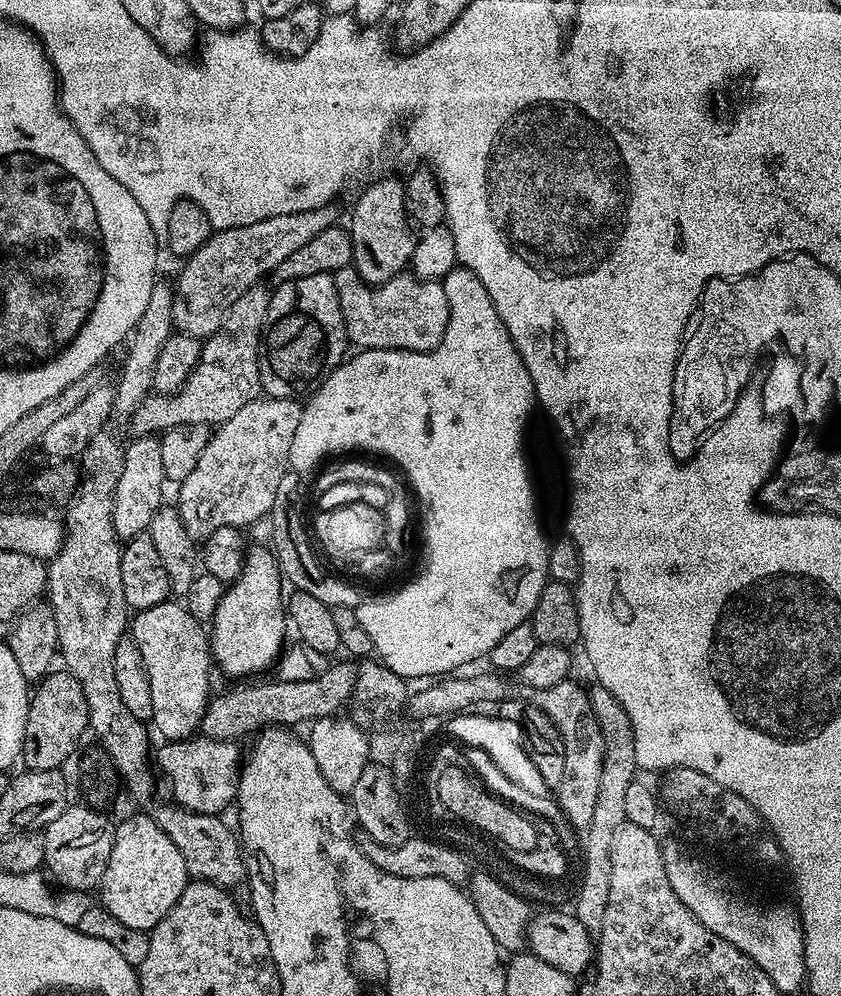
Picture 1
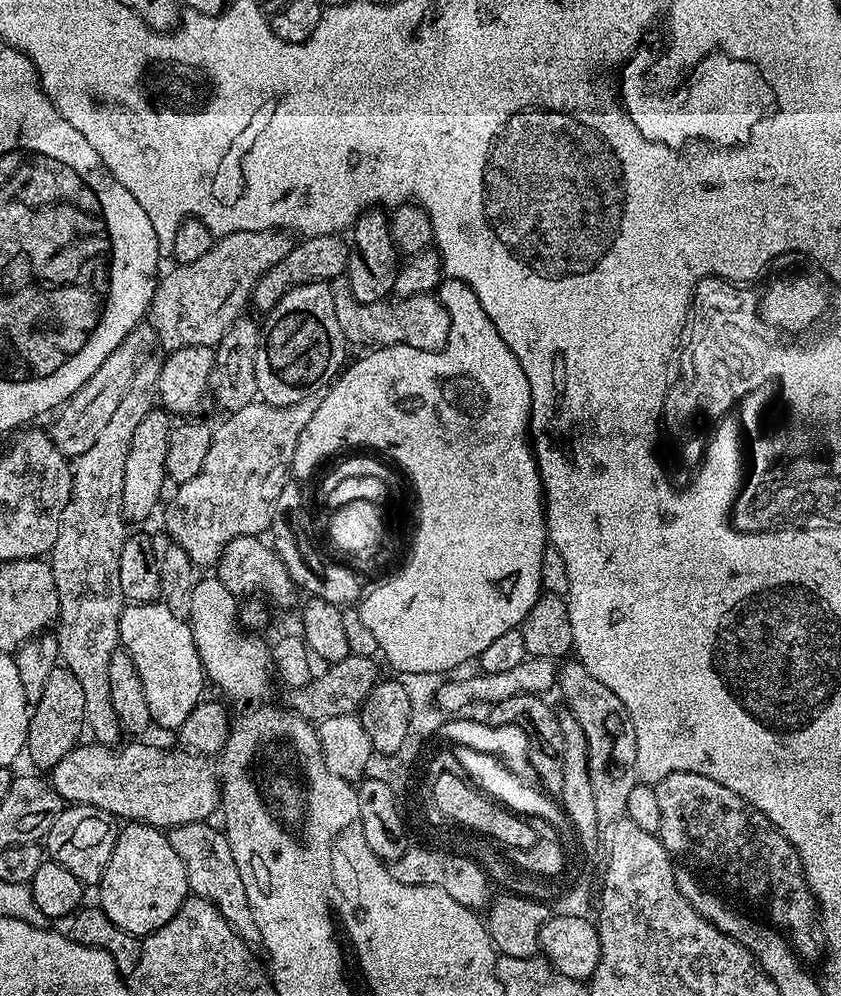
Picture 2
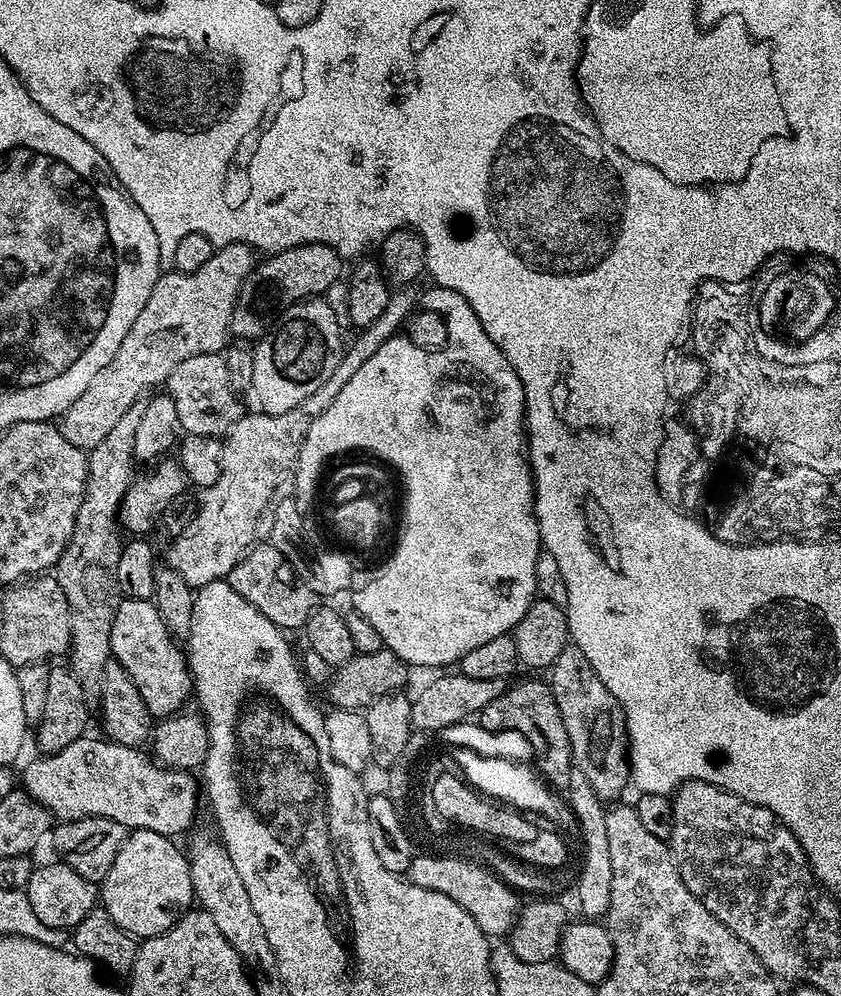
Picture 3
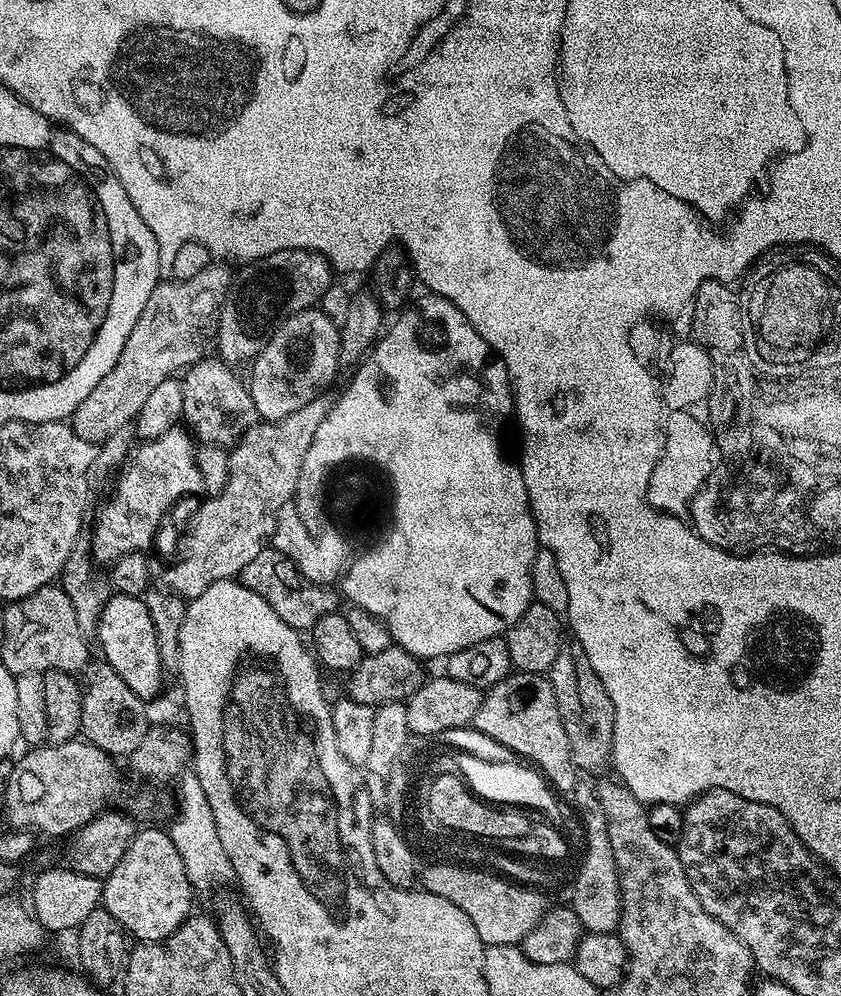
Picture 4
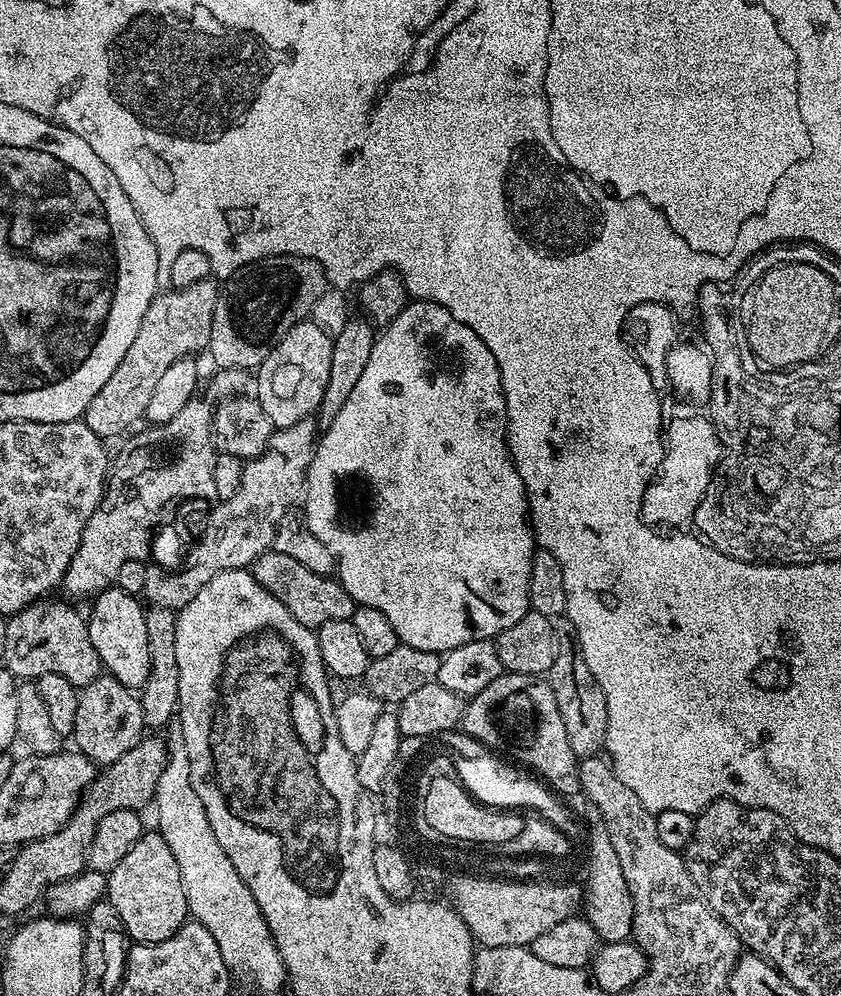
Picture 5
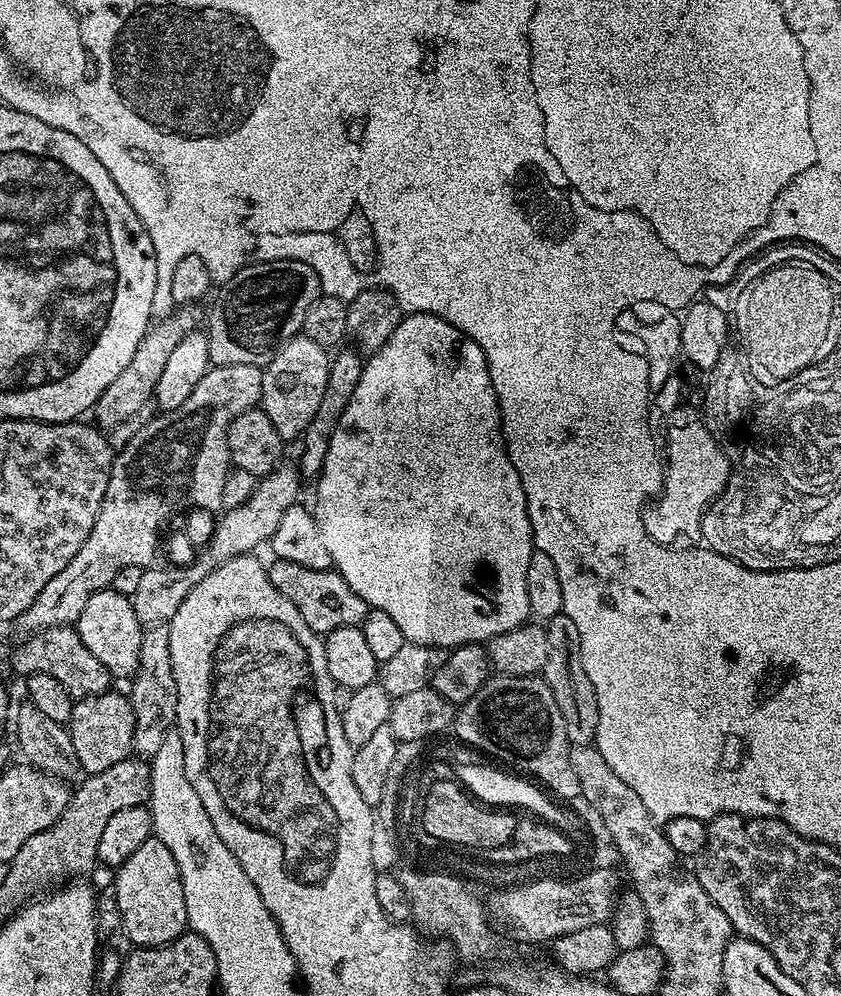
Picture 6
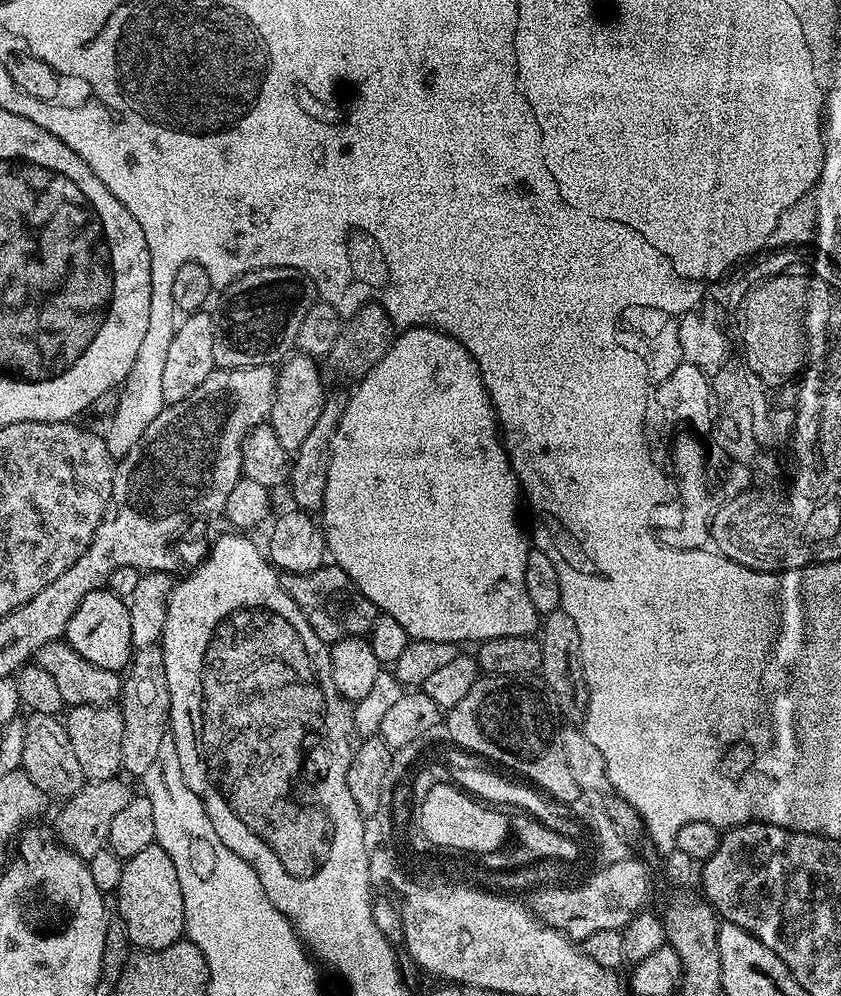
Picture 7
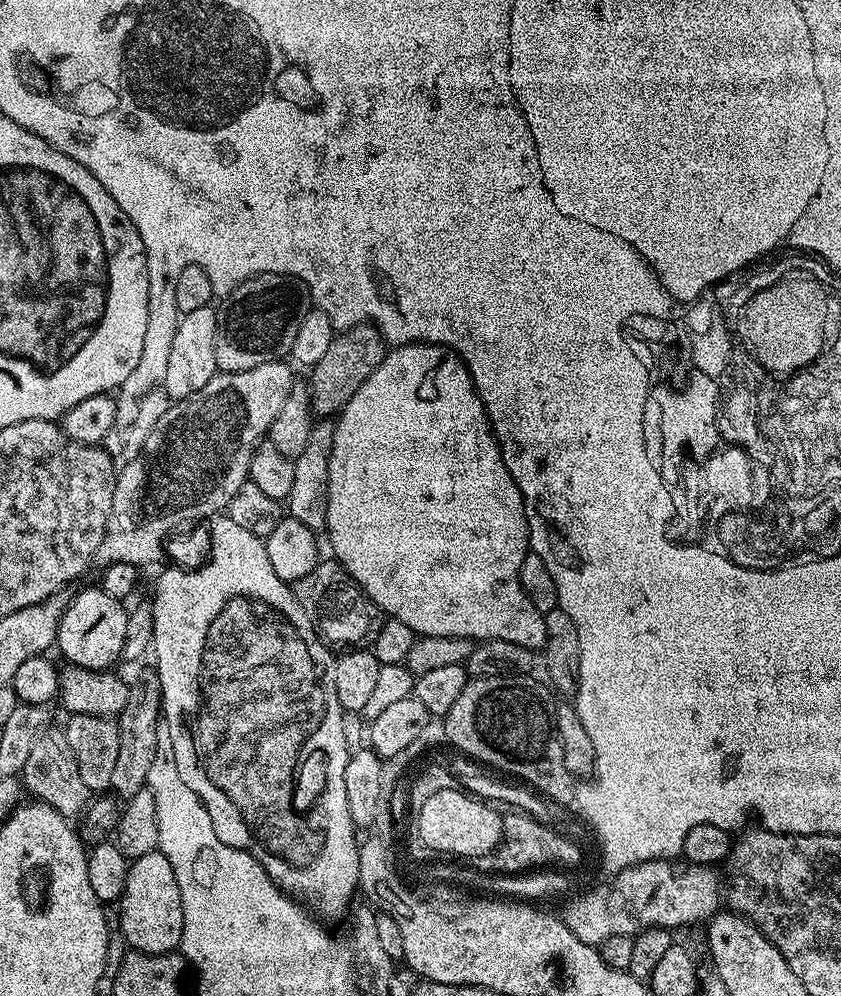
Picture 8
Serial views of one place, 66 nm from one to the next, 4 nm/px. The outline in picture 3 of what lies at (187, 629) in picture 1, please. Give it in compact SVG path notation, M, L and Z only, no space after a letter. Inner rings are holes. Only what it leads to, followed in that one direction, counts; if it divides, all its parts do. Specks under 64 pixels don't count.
M121 599L110 626L112 659L117 660L130 674L153 718L177 715L193 695L188 657L185 649L176 645L176 640L177 637L166 626L166 622L162 622L162 614L158 614L151 600Z

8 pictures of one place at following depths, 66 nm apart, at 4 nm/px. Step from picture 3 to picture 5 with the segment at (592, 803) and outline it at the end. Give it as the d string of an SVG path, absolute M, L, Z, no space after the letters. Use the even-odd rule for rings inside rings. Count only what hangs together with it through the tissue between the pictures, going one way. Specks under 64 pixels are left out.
M595 806L588 809L587 827L592 827L592 837L588 840L588 881L582 884L582 915L594 926L597 937L603 943L613 944L629 939L634 922L634 900L630 886L626 886L626 877L622 875L622 865L618 863L618 854L614 854L614 845L610 843L610 834L606 834L602 818Z

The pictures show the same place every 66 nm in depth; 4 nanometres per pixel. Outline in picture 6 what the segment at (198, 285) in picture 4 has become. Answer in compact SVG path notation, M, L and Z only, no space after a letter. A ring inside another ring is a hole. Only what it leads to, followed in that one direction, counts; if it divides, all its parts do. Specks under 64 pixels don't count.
M180 306L173 311L171 316L157 319L148 329L148 333L138 342L138 350L134 350L134 358L130 358L130 366L106 386L106 390L95 402L94 413L96 412L95 423L111 430L118 424L125 424L128 420L138 416L138 412L153 399L156 391L158 377L162 374L162 369L166 366L170 354L174 351L174 346L182 342L182 338L187 332L197 331L196 324L197 309L192 306Z

